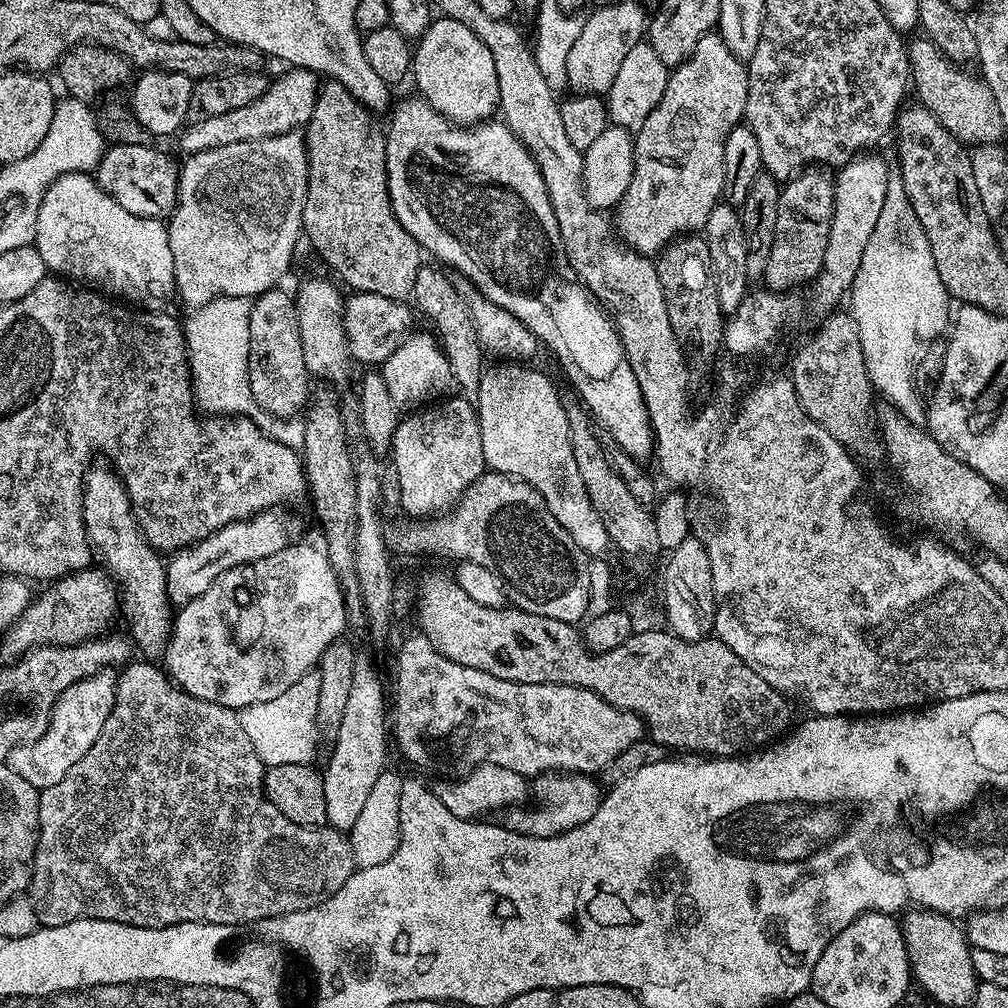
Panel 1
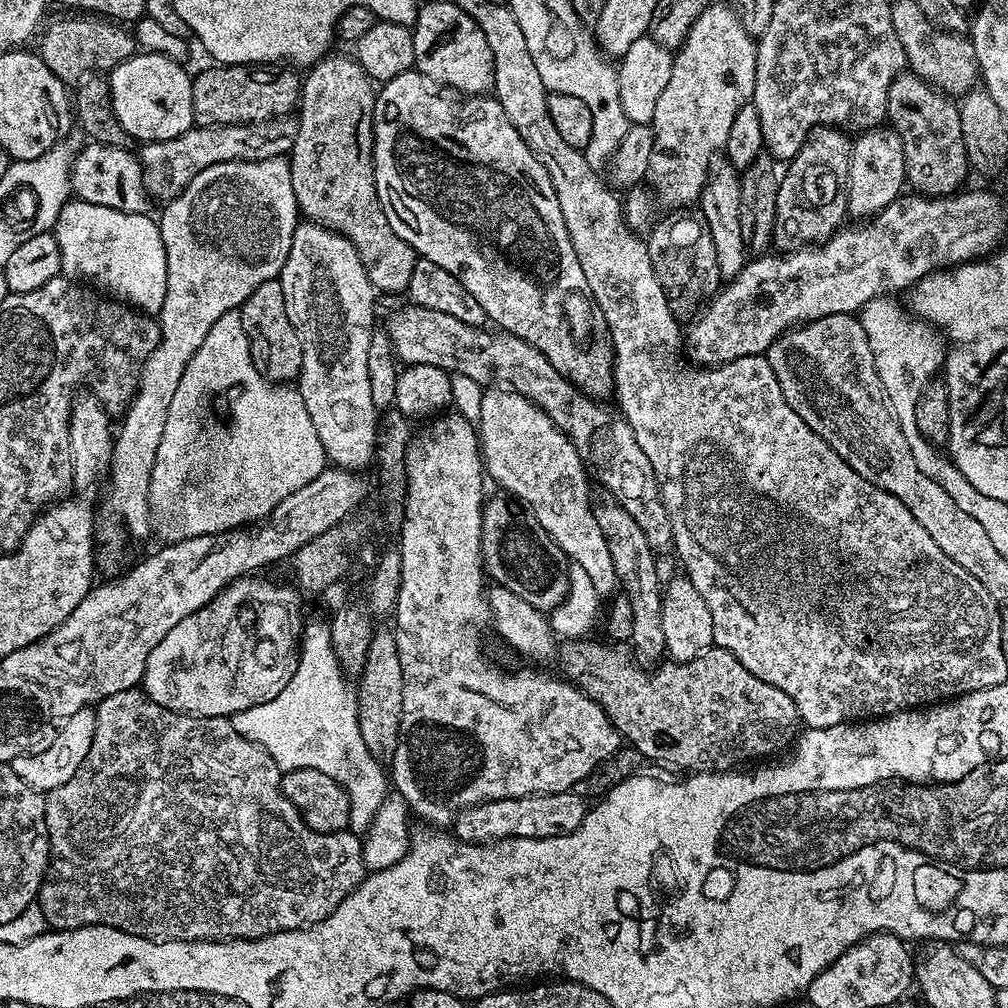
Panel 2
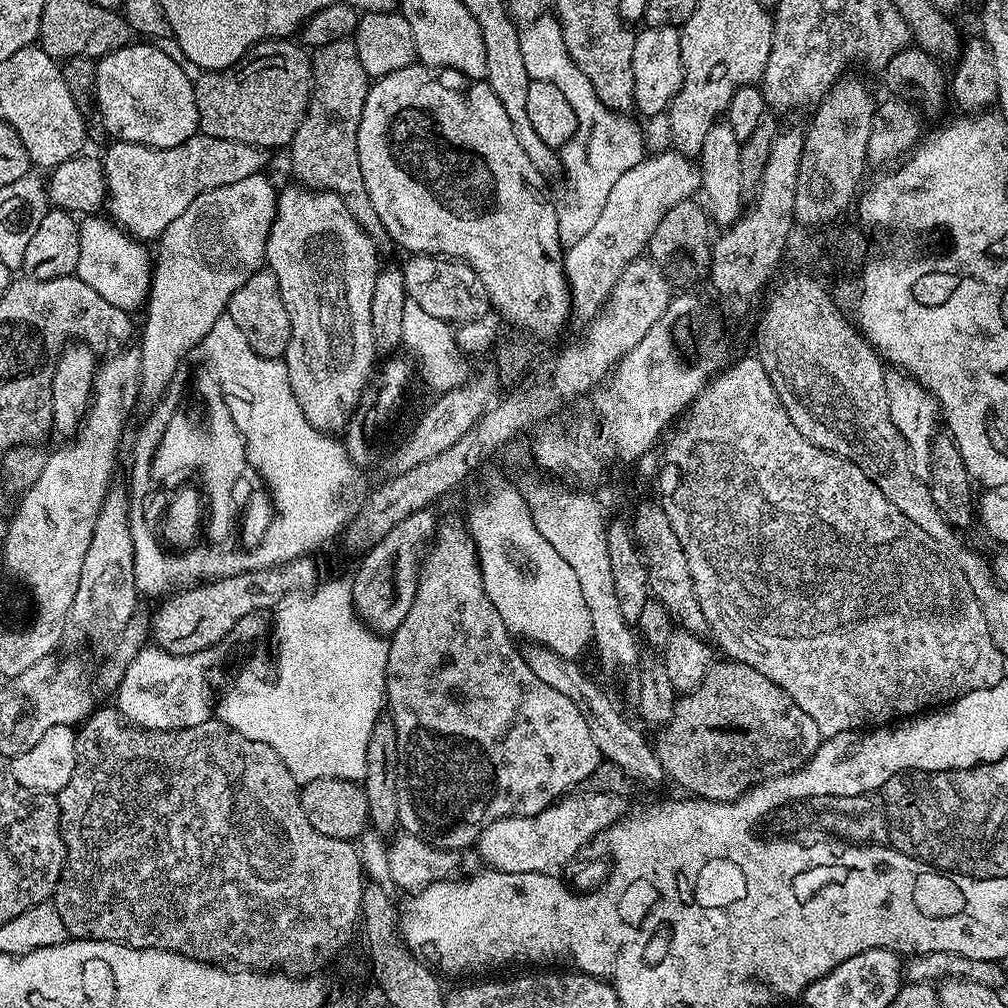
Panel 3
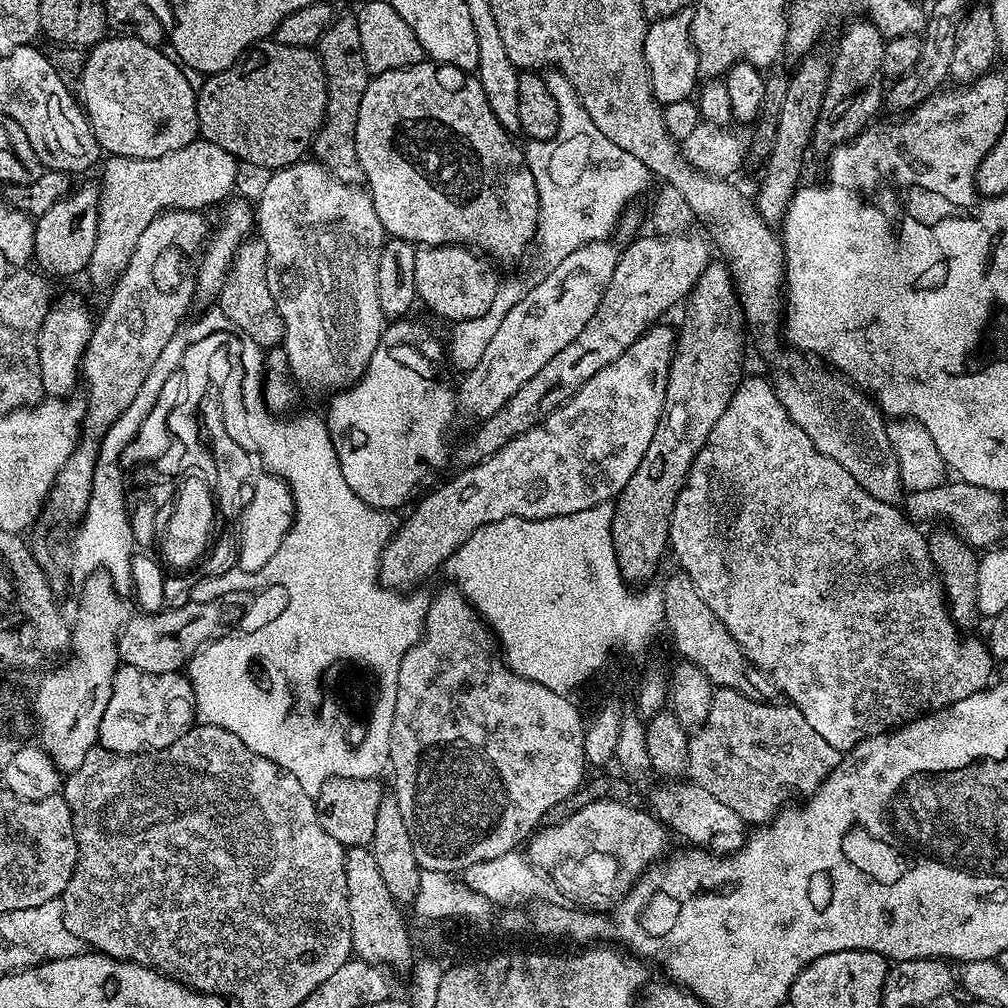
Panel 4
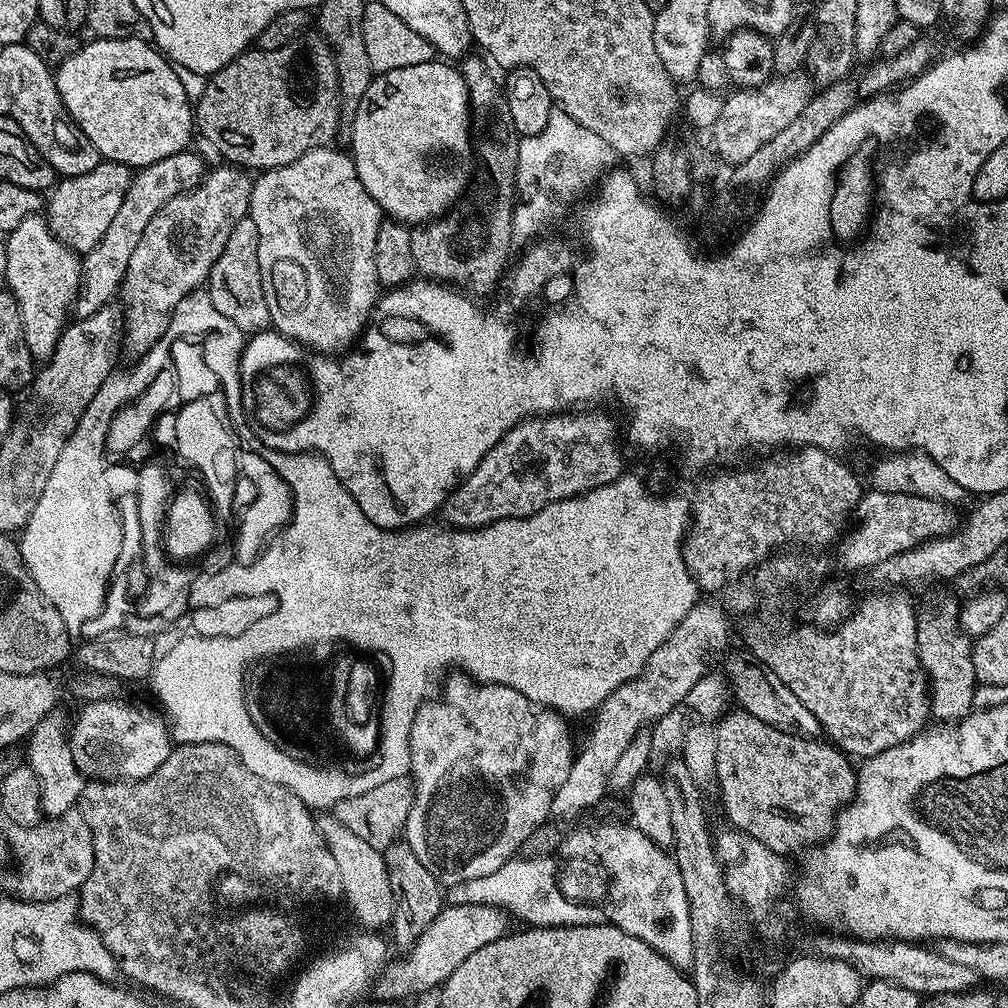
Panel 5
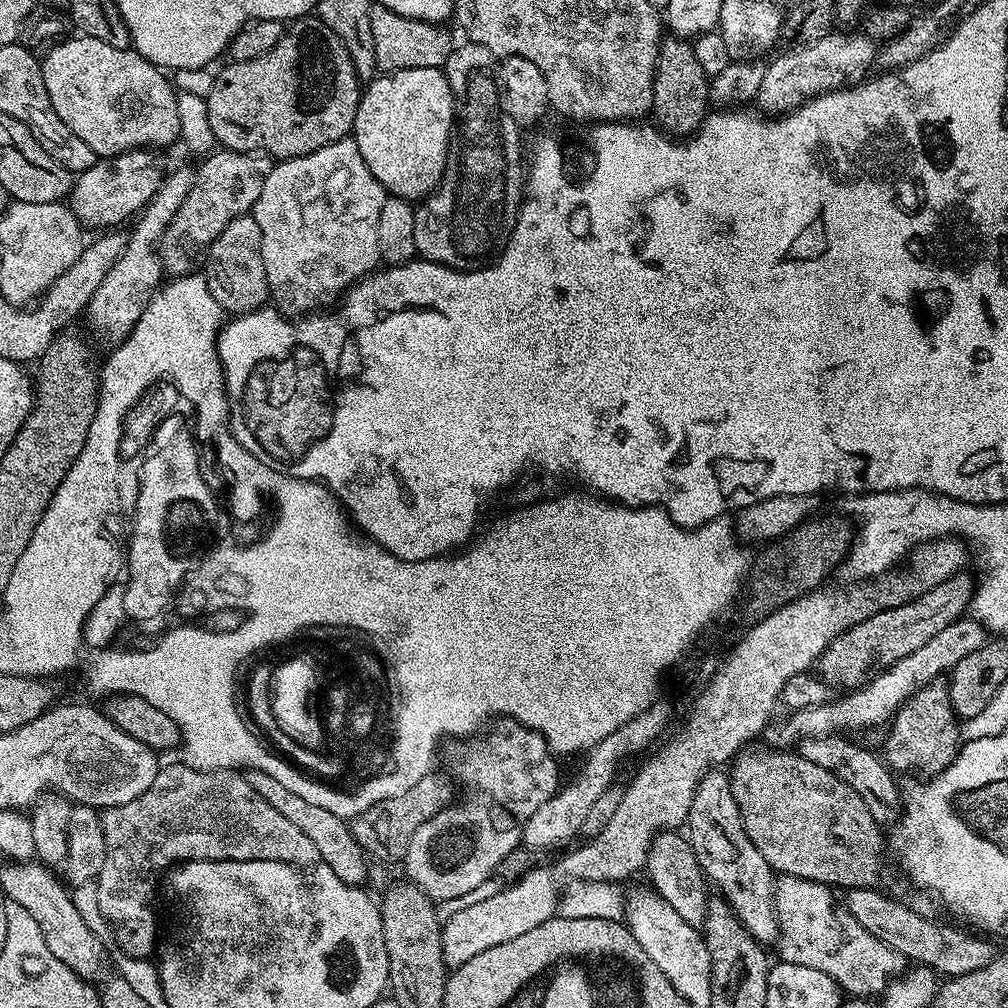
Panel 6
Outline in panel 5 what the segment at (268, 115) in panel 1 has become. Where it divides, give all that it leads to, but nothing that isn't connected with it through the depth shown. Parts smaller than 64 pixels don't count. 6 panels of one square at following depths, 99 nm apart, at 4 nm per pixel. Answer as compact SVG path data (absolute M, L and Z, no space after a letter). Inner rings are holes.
M185 150L178 154L170 154L170 158L162 158L150 166L139 169L133 175L130 186L126 190L126 198L118 214L114 214L114 222L110 222L110 230L102 234L102 242L94 246L83 257L80 285L76 290L74 312L77 317L89 316L113 303L114 297L121 291L126 274L126 266L130 266L130 254L134 254L134 246L138 246L138 238L142 238L142 230L174 198L191 188L197 188L206 171L204 160L193 150Z

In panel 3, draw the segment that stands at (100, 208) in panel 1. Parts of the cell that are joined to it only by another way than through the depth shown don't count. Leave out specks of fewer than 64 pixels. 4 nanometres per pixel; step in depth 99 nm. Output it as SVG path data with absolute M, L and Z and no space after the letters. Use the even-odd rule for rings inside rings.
M96 214L91 218L79 221L80 257L74 275L90 290L102 294L110 306L133 310L148 299L148 290L152 286L152 269L150 252L141 241L133 238L119 224L103 215Z

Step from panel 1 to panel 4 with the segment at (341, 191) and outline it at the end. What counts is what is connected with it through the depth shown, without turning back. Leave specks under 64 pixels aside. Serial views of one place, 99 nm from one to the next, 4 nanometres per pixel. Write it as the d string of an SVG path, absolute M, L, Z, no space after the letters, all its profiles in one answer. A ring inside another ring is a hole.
M337 15L332 25L322 34L318 45L320 65L328 78L326 90L326 114L324 124L316 132L310 149L315 163L321 164L334 178L353 186L364 184L364 171L358 162L356 149L356 127L358 110L362 106L362 94L366 90L370 73L366 58L362 58L362 42L358 38L358 22L355 15Z

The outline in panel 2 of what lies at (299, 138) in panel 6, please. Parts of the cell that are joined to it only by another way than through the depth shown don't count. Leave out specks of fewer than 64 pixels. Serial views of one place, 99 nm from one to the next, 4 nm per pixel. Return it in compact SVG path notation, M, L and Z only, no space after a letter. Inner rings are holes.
M226 64L204 68L192 76L193 121L201 128L227 124L257 124L287 116L299 105L302 76L292 66Z

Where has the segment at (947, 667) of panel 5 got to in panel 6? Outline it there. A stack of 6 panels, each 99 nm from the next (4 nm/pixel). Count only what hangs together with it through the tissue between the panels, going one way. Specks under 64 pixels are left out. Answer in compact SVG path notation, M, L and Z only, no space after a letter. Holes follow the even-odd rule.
M937 678L924 688L918 689L911 699L897 710L888 730L882 759L893 773L912 772L915 768L921 768L924 774L944 771L946 766L950 766L962 744L960 725L950 702L947 683Z

